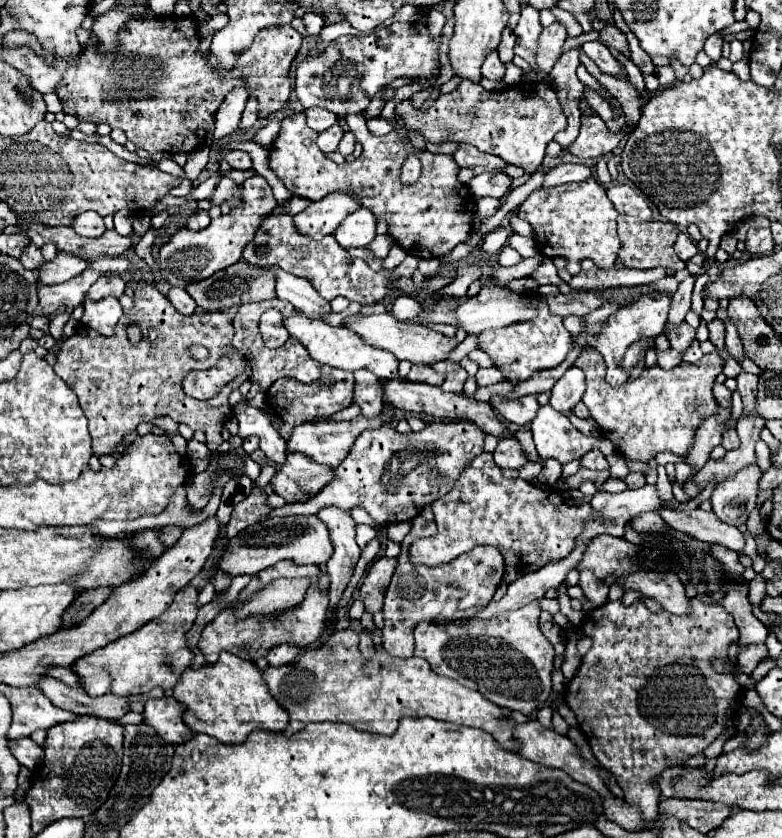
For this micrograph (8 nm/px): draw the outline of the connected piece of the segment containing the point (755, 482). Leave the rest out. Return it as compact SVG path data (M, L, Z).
M747 465L723 479L711 495L713 513L727 525L745 525L749 513L755 509L761 475L763 471L757 465Z

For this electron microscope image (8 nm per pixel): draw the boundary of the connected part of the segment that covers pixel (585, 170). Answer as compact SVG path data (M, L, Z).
M561 163L553 167L545 175L543 187L553 187L553 185L563 185L563 183L573 183L573 181L585 181L591 177L591 169L583 163Z

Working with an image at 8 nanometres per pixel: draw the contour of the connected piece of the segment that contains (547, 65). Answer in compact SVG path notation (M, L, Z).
M553 23L543 29L539 37L539 51L537 51L537 67L545 73L550 73L553 63L561 55L561 47L567 39L567 29L561 23Z

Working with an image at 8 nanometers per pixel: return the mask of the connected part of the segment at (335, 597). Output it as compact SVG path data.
M327 507L327 509L321 509L317 513L317 517L321 517L321 521L325 521L325 525L329 527L331 541L335 547L331 559L325 565L329 577L331 577L329 605L331 605L331 609L335 609L355 571L361 549L355 543L355 521L351 519L351 515L347 511L337 509L337 507Z

